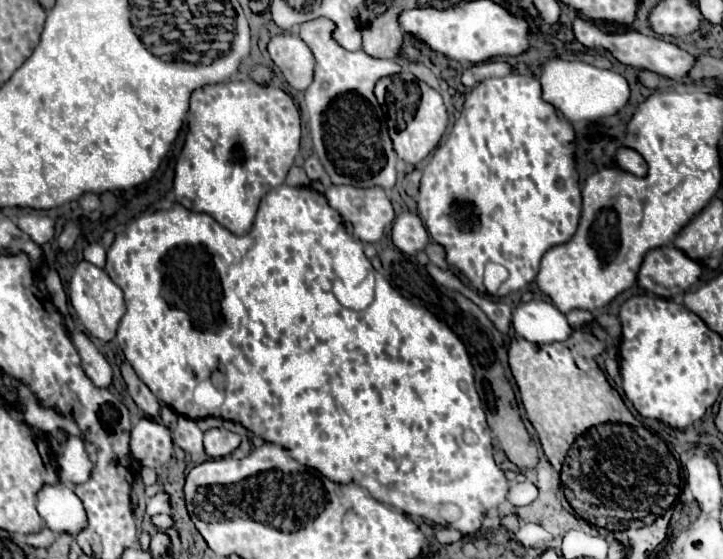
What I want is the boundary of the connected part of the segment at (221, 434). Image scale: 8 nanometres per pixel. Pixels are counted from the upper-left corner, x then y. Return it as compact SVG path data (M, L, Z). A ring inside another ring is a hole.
M225 428L207 430L207 432L205 432L205 438L203 438L205 452L207 452L211 458L229 456L239 444L241 444L241 436L237 436L235 432L229 432L229 430L225 430Z

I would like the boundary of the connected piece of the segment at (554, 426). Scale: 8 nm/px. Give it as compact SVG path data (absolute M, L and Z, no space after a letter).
M577 330L565 342L541 346L521 338L513 338L509 346L509 366L513 376L517 376L517 386L521 392L523 406L527 410L527 418L539 434L545 456L558 473L575 438L581 436L585 430L601 424L601 420L635 420L633 414L627 410L625 402L621 400L619 392L607 382L603 370L595 362L597 352L593 352L591 340L599 338L593 336L589 330L585 332L587 334L581 334Z

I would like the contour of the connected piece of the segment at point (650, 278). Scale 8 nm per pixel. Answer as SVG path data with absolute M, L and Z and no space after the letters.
M657 248L645 254L637 272L639 288L653 292L661 298L673 298L675 294L693 288L703 268L695 260L689 260L677 248Z

